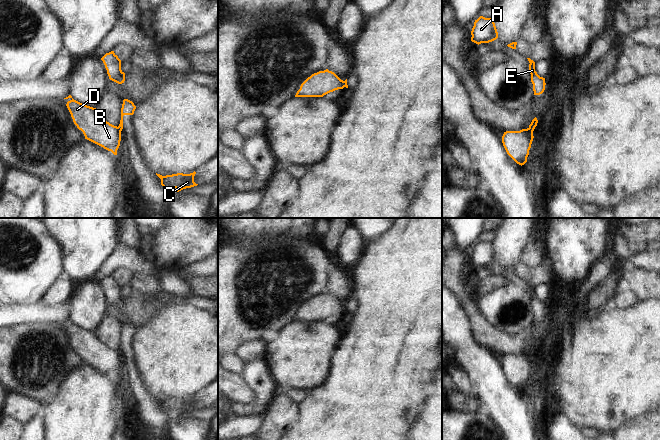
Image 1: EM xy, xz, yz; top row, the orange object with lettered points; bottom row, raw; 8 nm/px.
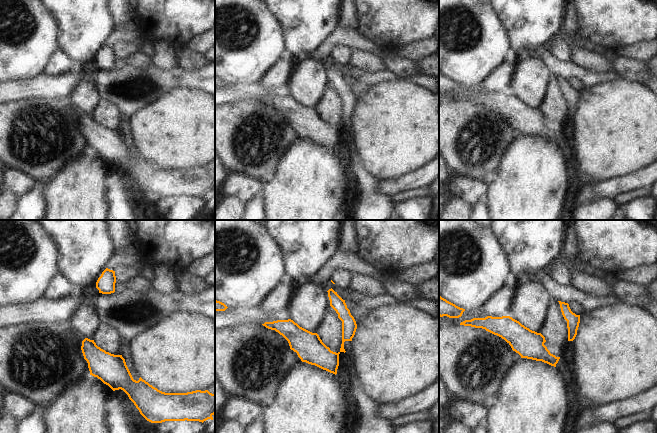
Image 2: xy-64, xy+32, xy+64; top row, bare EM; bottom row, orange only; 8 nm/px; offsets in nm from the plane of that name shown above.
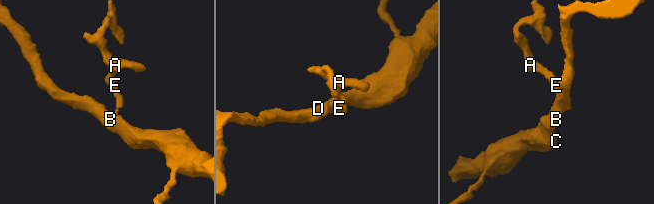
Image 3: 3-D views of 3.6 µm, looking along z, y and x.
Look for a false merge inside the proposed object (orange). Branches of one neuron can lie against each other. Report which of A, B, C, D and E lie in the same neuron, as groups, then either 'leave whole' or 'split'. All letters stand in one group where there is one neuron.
groups A E / B C D; split

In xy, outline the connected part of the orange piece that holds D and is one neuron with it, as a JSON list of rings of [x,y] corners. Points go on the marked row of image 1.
[[[71,95],[64,99],[68,98],[71,100],[66,106],[74,124],[83,132],[85,139],[117,155],[122,129],[103,119],[96,108],[74,100]]]

